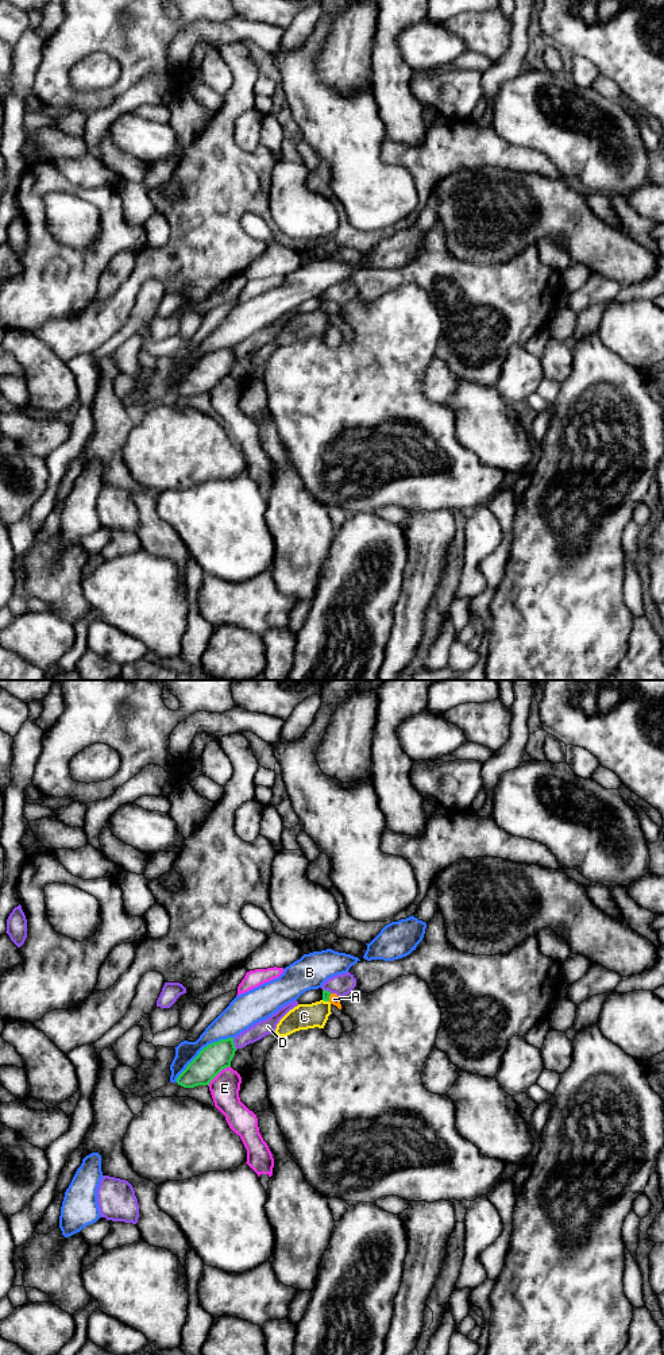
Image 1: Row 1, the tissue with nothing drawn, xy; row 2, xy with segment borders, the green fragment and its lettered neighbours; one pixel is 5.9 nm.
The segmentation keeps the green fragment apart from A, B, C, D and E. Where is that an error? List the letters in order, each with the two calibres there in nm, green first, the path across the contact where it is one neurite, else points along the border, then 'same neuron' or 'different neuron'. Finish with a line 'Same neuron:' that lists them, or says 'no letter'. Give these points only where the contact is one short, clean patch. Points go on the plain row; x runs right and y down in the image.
A: 50 nm thick on the green side, 60 nm on the other; runs through xy (325, 304), (328, 307), (334, 308); same neuron
B: 170 nm thick on the green side, 170 nm on the other; different neuron
C: 50 nm thick on the green side, 150 nm on the other; different neuron
D: 170 nm thick on the green side, 90 nm on the other; different neuron
E: 170 nm thick on the green side, 180 nm on the other; different neuron
Same neuron: A

